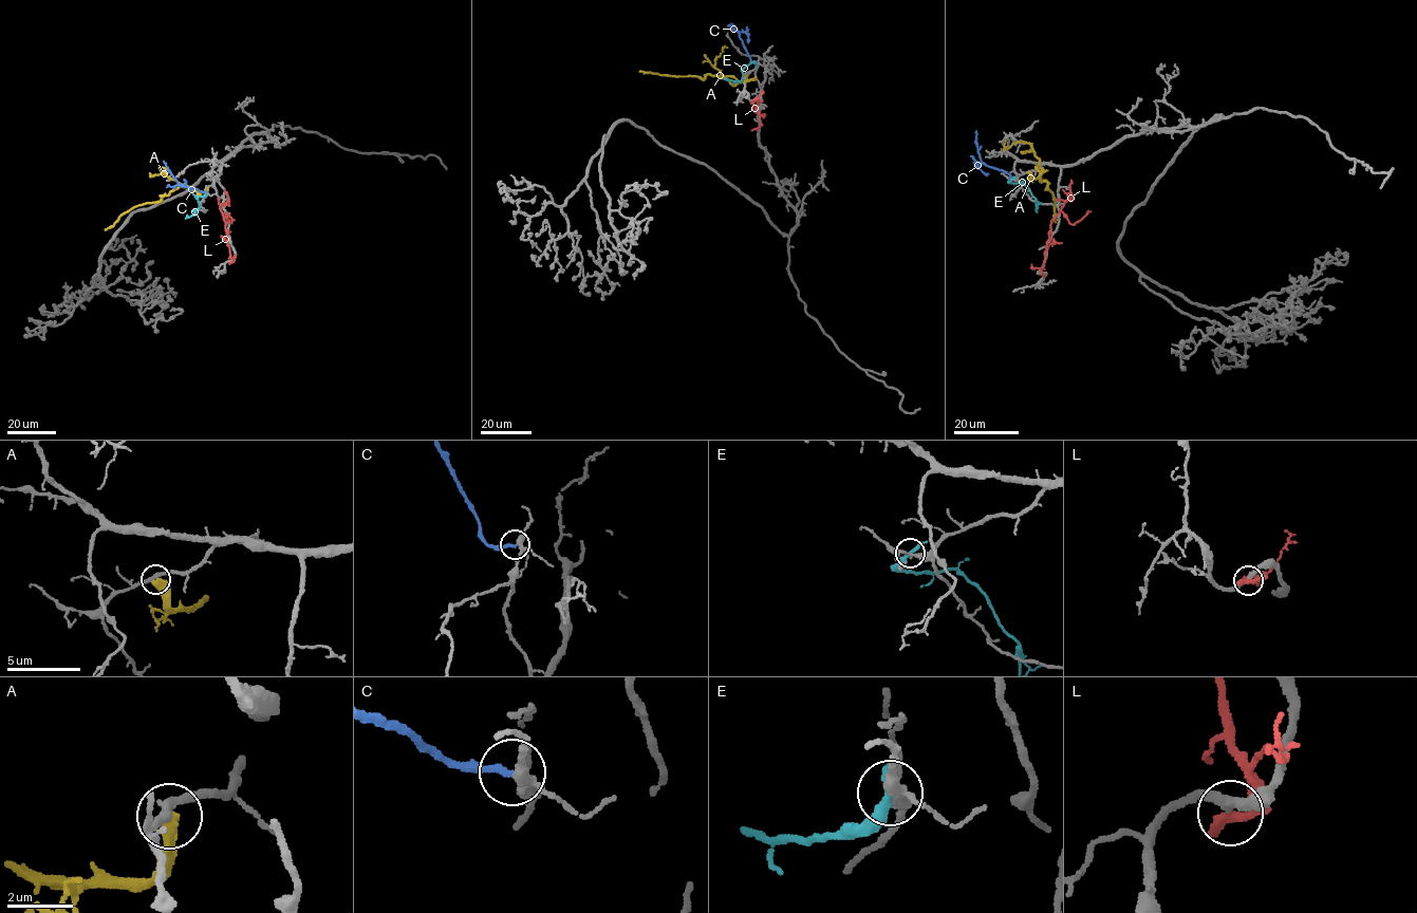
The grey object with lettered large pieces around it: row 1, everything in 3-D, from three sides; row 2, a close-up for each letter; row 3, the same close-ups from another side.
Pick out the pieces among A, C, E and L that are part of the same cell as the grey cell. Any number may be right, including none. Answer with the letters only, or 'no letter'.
no letter

